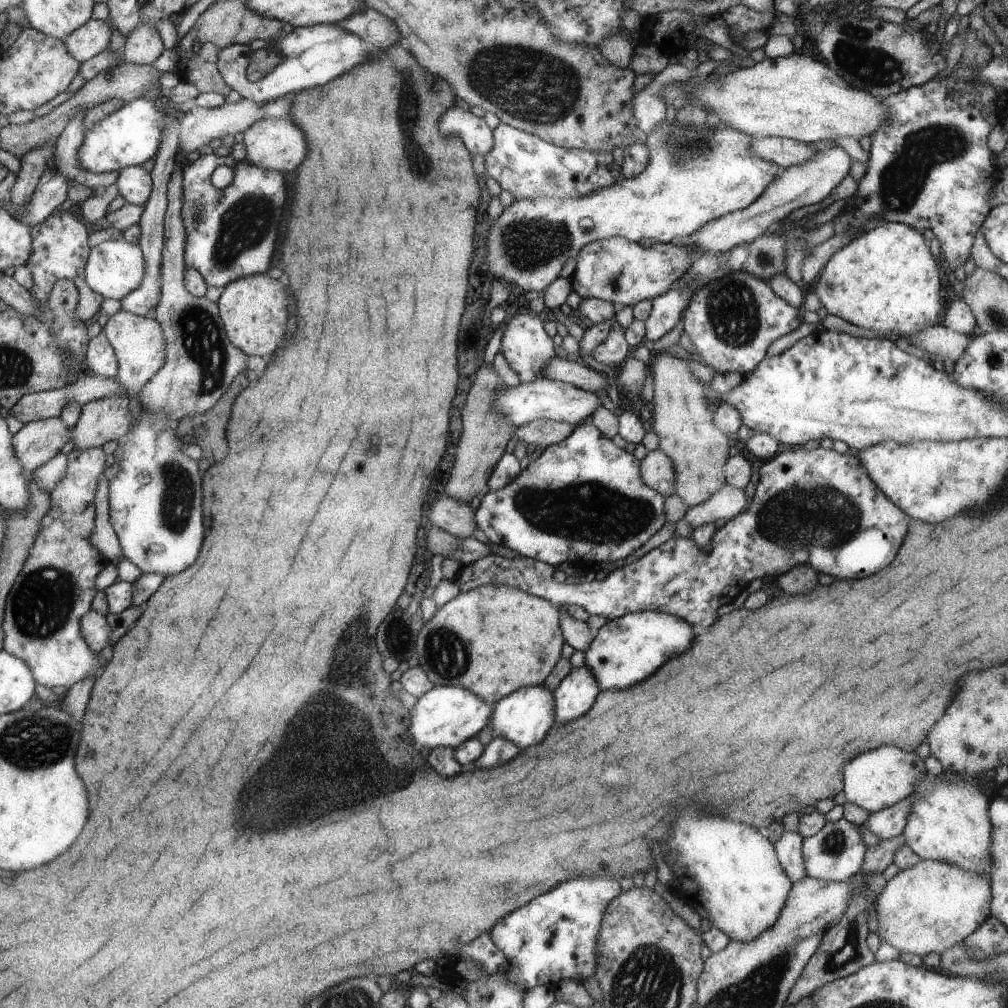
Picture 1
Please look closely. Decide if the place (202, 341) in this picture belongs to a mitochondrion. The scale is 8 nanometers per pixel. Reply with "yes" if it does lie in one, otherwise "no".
yes

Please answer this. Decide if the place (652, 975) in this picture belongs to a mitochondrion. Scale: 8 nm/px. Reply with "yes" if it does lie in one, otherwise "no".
yes

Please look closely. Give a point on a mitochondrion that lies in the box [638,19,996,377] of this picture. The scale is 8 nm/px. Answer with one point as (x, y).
(902, 179)

